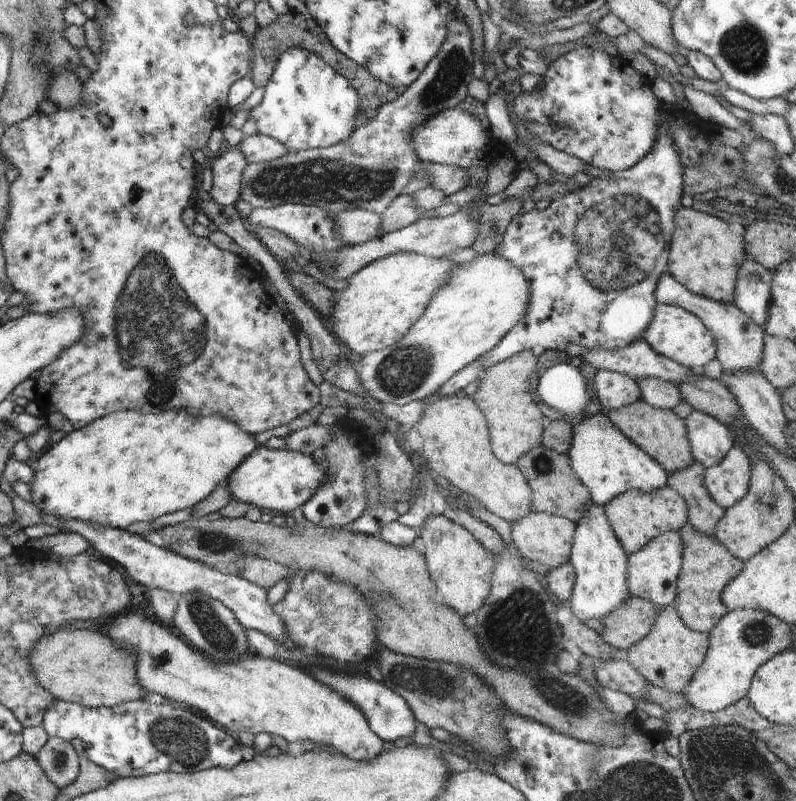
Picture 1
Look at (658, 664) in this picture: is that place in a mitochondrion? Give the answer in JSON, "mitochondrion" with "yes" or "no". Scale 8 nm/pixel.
{"mitochondrion":"no"}

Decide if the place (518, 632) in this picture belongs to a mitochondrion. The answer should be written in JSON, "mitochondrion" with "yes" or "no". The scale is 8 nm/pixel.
{"mitochondrion":"yes"}

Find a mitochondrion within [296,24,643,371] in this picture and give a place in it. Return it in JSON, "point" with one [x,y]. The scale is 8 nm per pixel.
{"point":[450,76]}

